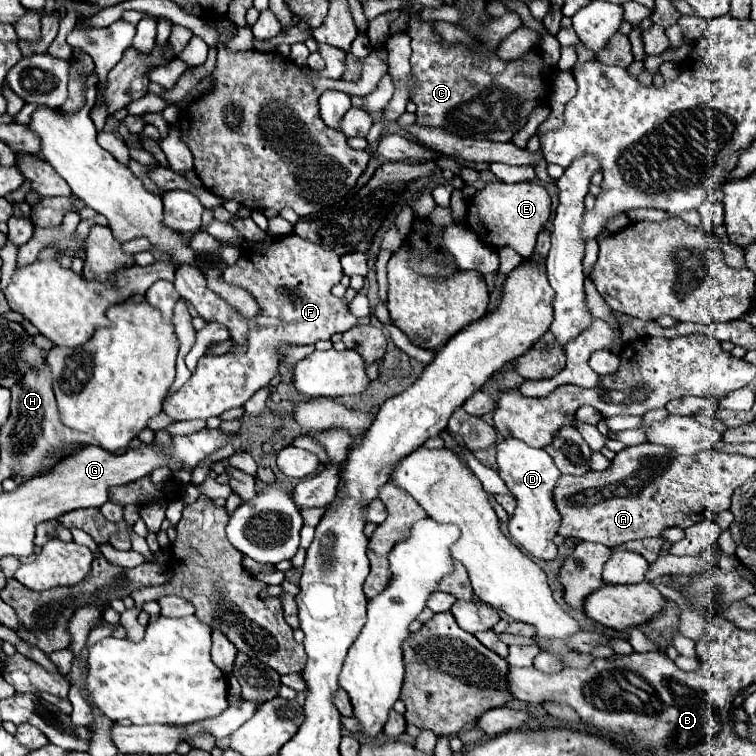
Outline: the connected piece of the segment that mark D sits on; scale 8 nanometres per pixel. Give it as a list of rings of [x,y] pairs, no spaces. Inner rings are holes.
[[[505,438],[501,444],[497,444],[497,466],[499,466],[499,476],[505,480],[507,488],[517,496],[517,508],[515,508],[513,518],[509,520],[509,534],[531,556],[541,558],[541,560],[553,560],[557,556],[557,546],[553,544],[553,536],[557,534],[557,528],[561,524],[561,516],[553,504],[553,488],[555,488],[557,478],[561,476],[559,468],[553,464],[553,458],[545,450],[531,448],[517,438]]]

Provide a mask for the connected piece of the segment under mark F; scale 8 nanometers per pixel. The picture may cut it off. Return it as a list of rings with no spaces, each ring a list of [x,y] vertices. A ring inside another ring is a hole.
[[[295,234],[289,236],[281,236],[275,238],[267,250],[267,254],[253,254],[251,250],[245,250],[243,256],[239,258],[237,264],[229,266],[223,274],[225,282],[237,284],[241,288],[247,288],[255,300],[261,306],[261,316],[255,320],[243,320],[229,304],[225,304],[225,300],[221,300],[215,292],[211,292],[205,284],[205,278],[199,274],[197,268],[191,266],[181,266],[175,270],[175,278],[177,282],[173,282],[175,290],[181,296],[187,296],[189,302],[195,306],[197,314],[203,320],[215,320],[227,326],[231,340],[235,344],[235,350],[229,350],[223,356],[207,356],[205,362],[199,362],[197,372],[192,374],[189,380],[183,384],[183,388],[179,388],[175,394],[171,394],[165,402],[163,402],[163,412],[171,418],[171,420],[191,420],[191,418],[211,418],[211,416],[221,416],[225,410],[231,408],[239,408],[243,406],[257,390],[265,388],[275,376],[277,376],[277,368],[279,368],[279,360],[277,360],[277,348],[283,344],[315,344],[317,340],[329,340],[333,334],[337,332],[347,332],[349,328],[353,328],[357,324],[357,318],[349,314],[347,310],[347,302],[343,298],[335,298],[329,290],[341,280],[343,270],[339,264],[339,256],[331,250],[323,250],[319,244],[303,240]]]

